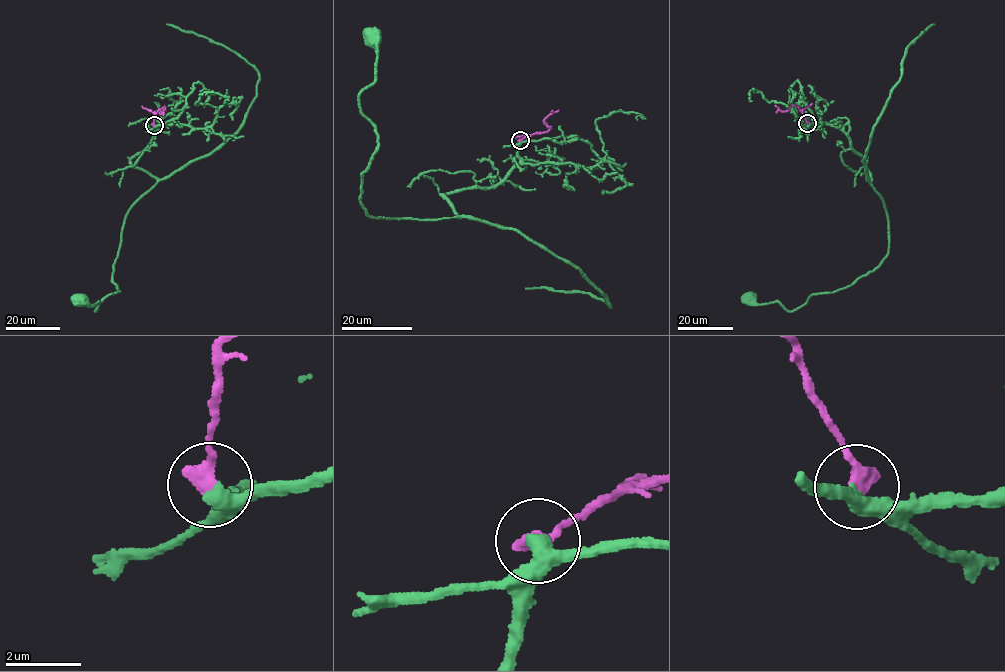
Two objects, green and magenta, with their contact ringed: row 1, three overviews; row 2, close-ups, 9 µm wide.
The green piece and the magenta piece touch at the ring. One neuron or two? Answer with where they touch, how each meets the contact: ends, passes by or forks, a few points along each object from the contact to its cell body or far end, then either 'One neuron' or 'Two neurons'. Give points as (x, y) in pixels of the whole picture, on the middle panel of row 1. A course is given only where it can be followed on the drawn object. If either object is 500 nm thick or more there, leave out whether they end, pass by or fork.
Place: (520, 140). At the ring green passes by. At the ring magenta ends. Course of green: (520, 140), (498, 185), (443, 194), (458, 217), (368, 215), (376, 125), (358, 100), (376, 80), (372, 39). Course of magenta: (520, 140), (549, 130), (545, 119), (558, 110). One neuron

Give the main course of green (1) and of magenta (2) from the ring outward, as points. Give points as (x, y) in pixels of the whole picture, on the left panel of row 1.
1: (153, 125), (130, 160), (157, 181), (126, 215), (118, 292), (95, 311), (99, 302), (80, 299)
2: (153, 125), (154, 115), (164, 107), (162, 114), (165, 108)

